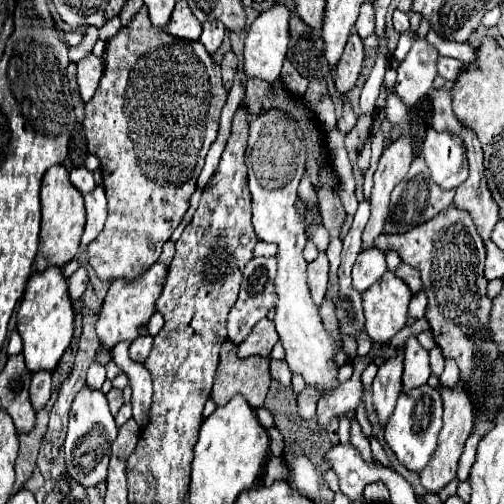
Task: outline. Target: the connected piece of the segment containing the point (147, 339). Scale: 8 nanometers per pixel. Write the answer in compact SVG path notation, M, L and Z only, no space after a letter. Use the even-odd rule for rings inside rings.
M141 335L137 337L131 347L129 347L129 357L133 357L133 361L145 361L147 355L153 349L153 337L151 335Z

